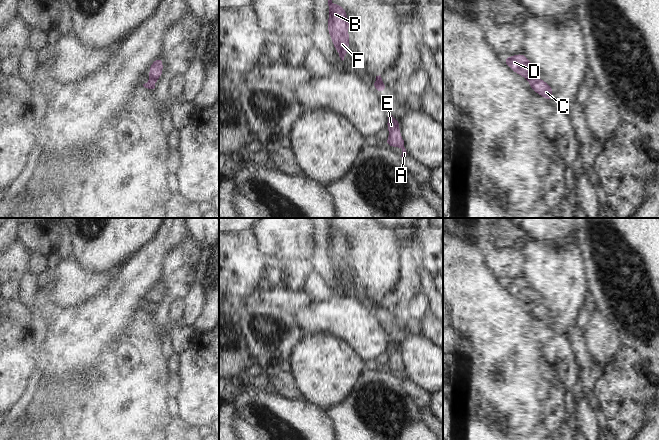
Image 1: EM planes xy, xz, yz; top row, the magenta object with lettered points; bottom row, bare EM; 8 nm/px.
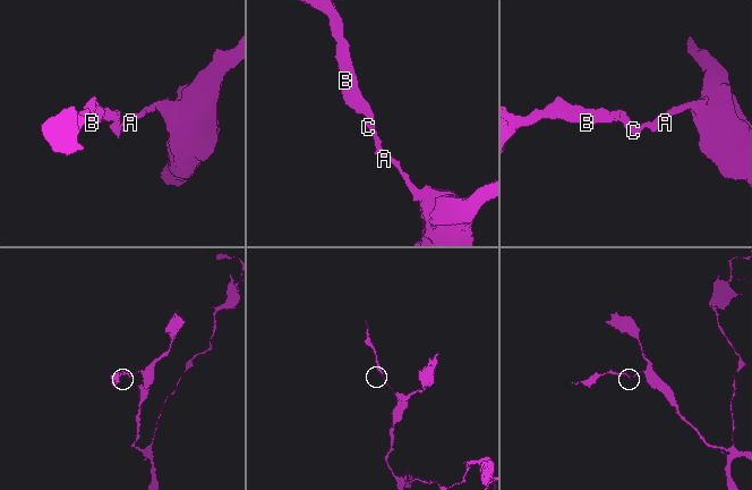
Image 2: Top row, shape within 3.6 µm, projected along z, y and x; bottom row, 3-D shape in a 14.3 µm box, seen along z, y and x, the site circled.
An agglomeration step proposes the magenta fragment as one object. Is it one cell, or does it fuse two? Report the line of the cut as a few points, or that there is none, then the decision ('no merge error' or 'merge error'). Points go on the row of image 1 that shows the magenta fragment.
cut in yz along (535, 76), (529, 79); merge error

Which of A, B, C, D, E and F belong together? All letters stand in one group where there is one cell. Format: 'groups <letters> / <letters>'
groups A C E / B D F

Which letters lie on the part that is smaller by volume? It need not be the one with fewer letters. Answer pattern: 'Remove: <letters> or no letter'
Remove: B, D, F

